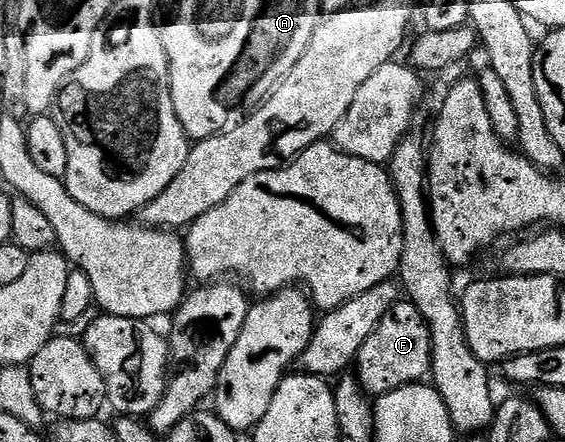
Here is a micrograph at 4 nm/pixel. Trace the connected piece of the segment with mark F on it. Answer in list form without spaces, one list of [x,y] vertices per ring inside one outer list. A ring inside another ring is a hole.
[[[408,299],[398,300],[393,312],[387,314],[371,331],[367,343],[355,362],[355,376],[370,398],[376,399],[404,385],[416,385],[430,376],[433,368],[433,348],[429,324]]]

